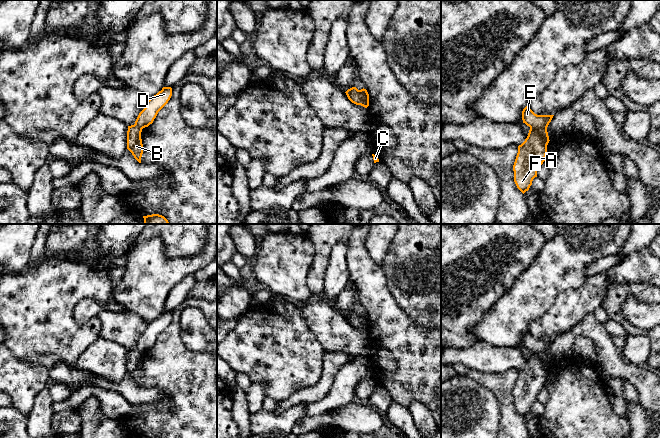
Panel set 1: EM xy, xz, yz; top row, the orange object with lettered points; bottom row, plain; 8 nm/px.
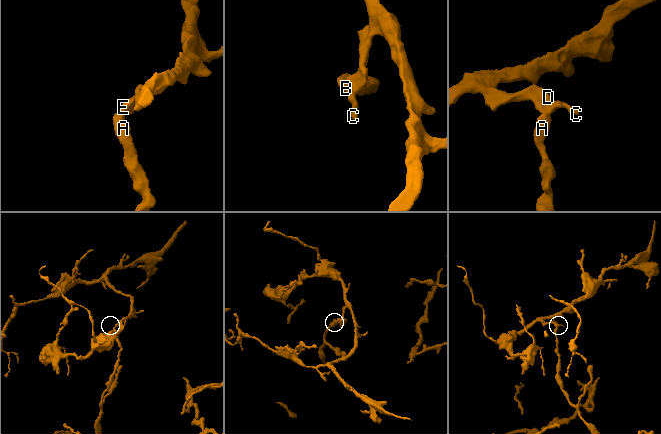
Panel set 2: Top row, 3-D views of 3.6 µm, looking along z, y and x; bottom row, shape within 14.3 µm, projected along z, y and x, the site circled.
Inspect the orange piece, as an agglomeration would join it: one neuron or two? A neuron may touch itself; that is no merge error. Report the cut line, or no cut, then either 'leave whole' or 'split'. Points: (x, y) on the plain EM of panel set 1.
cut in yz along (546, 351), (530, 352); split

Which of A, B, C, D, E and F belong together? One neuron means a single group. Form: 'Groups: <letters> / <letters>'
Groups: A B F / C D E

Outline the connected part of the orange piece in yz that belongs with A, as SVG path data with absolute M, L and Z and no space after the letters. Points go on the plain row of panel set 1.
M530 352L525 365L518 370L513 389L514 406L523 418L529 414L538 393L545 385L549 365L547 352Z

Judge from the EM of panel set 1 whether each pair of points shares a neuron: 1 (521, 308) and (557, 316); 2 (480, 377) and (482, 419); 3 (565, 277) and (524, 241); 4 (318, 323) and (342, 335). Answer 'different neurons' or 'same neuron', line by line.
1: different neurons
2: different neurons
3: different neurons
4: same neuron

